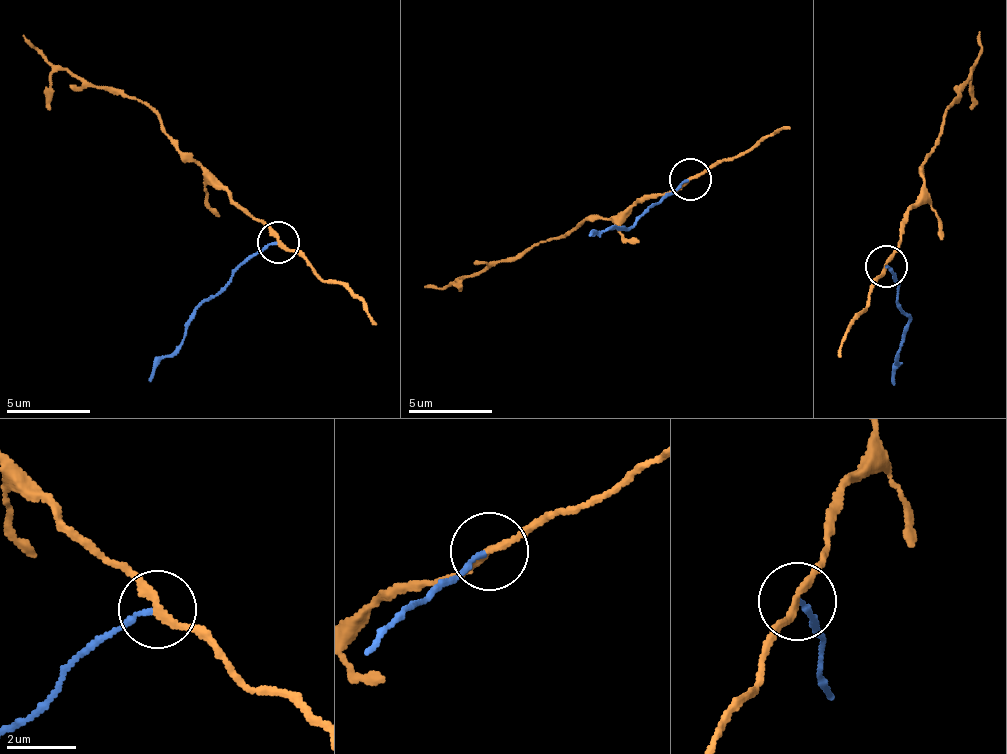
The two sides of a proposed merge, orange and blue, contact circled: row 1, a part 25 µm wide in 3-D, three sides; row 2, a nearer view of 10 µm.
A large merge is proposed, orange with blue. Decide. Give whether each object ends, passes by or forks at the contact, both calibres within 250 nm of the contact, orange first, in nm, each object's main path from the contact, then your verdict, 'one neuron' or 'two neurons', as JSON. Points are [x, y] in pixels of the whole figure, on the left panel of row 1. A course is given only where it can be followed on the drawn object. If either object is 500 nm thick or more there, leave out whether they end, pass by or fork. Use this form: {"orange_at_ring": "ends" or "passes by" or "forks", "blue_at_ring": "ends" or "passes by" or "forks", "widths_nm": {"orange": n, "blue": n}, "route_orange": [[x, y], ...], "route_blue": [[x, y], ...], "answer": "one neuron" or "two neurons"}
{"orange_at_ring": "passes by", "blue_at_ring": "ends", "widths_nm": {"orange": 200, "blue": 150}, "route_orange": [[277, 243], [181, 150], [139, 100], [58, 71], [21, 36]], "route_blue": [[277, 243], [241, 266], [224, 287], [201, 306], [152, 383]], "answer": "two neurons"}

